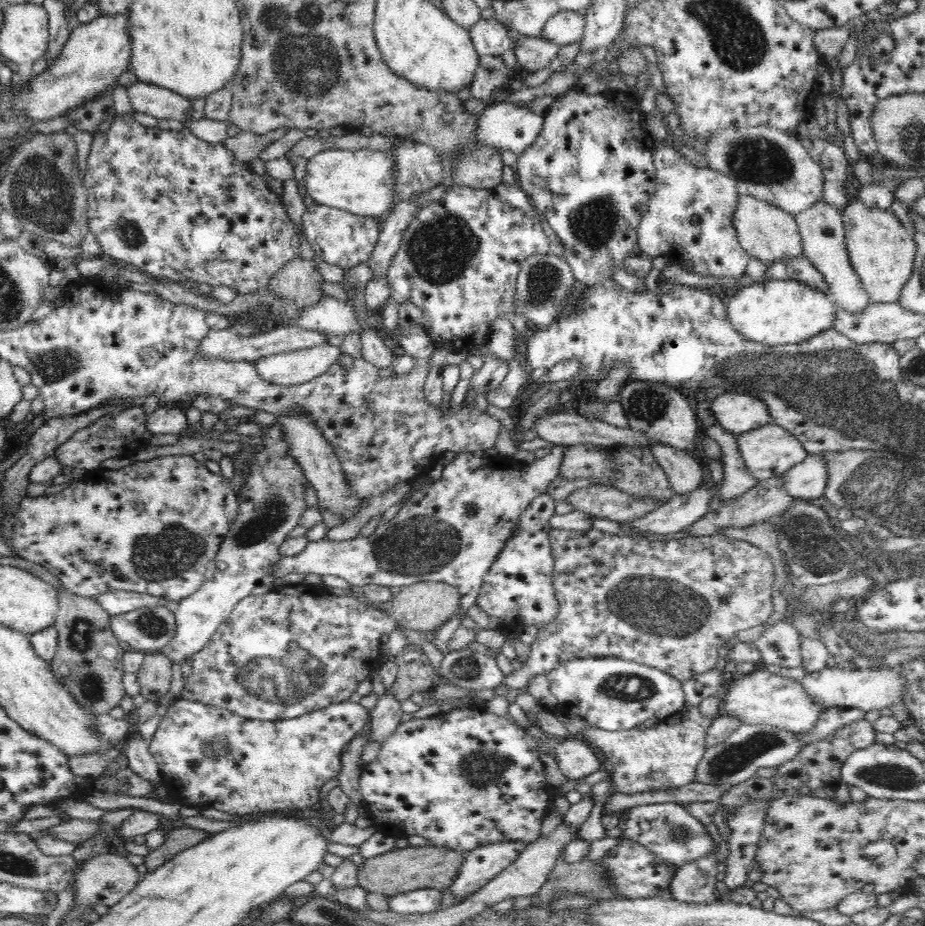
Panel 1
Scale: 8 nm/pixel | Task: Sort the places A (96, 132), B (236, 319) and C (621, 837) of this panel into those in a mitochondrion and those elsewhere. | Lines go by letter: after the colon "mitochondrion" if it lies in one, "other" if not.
A: other
B: other
C: other

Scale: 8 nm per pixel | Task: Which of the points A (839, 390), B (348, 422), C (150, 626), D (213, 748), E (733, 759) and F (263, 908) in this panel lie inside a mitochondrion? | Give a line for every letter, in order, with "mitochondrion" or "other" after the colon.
A: mitochondrion
B: other
C: mitochondrion
D: mitochondrion
E: mitochondrion
F: other

